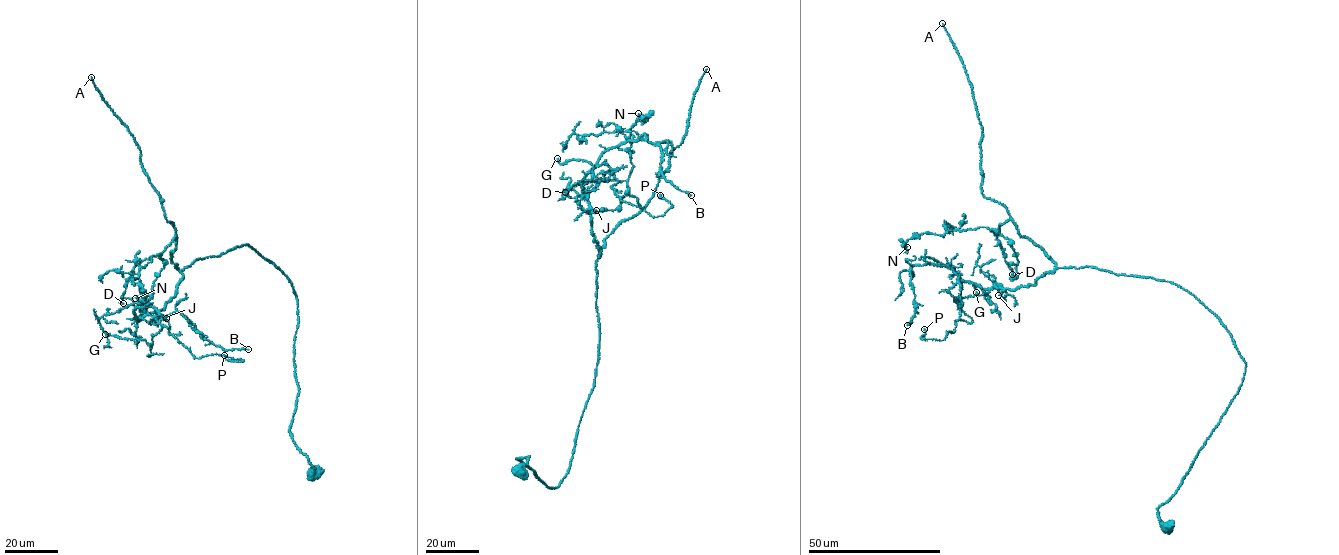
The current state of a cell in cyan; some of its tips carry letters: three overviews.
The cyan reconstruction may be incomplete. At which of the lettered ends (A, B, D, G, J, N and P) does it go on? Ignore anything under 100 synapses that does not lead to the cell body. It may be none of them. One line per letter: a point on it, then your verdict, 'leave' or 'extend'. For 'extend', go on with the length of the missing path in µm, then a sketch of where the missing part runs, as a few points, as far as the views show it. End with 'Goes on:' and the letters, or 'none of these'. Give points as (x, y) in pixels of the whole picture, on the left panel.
A: place (91, 77); extend; missing 250 µm
B: place (248, 349); leave
D: place (123, 303); leave
G: place (105, 334); leave
J: place (166, 318); leave
N: place (135, 298); leave
P: place (224, 355); leave
Goes on: A

